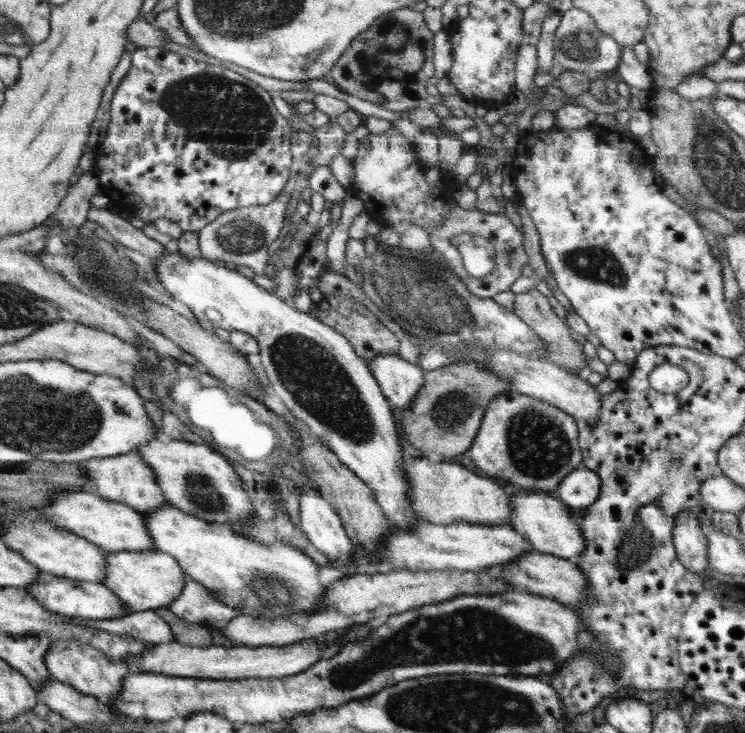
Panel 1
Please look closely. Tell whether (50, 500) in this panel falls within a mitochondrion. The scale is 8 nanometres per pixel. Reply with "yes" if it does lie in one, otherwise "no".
no

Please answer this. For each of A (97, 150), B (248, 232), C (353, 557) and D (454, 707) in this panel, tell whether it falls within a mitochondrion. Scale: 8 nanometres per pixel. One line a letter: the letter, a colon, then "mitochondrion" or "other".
A: other
B: mitochondrion
C: other
D: mitochondrion

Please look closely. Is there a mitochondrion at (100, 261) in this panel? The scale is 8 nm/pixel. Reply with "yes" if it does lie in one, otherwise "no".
yes

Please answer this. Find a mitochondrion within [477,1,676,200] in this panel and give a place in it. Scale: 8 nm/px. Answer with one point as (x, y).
(582, 46)

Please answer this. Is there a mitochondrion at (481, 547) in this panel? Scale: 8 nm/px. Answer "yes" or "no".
no

